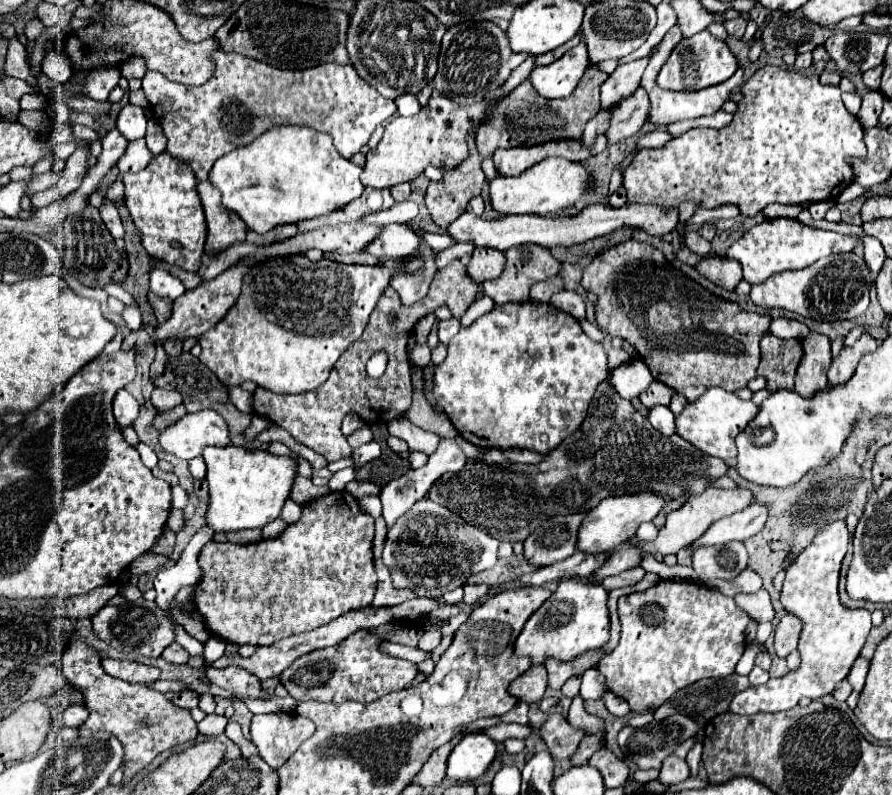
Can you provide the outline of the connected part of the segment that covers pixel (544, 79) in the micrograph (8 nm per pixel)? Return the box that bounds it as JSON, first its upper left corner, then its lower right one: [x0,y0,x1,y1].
[529,41,589,97]

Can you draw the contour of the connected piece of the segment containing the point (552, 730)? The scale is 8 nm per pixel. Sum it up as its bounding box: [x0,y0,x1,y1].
[539,713,583,761]

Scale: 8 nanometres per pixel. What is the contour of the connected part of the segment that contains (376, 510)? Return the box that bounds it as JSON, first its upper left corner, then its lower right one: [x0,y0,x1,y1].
[359,495,381,519]

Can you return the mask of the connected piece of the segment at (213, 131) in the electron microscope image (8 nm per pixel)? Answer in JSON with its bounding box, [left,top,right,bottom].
[143,51,397,181]

